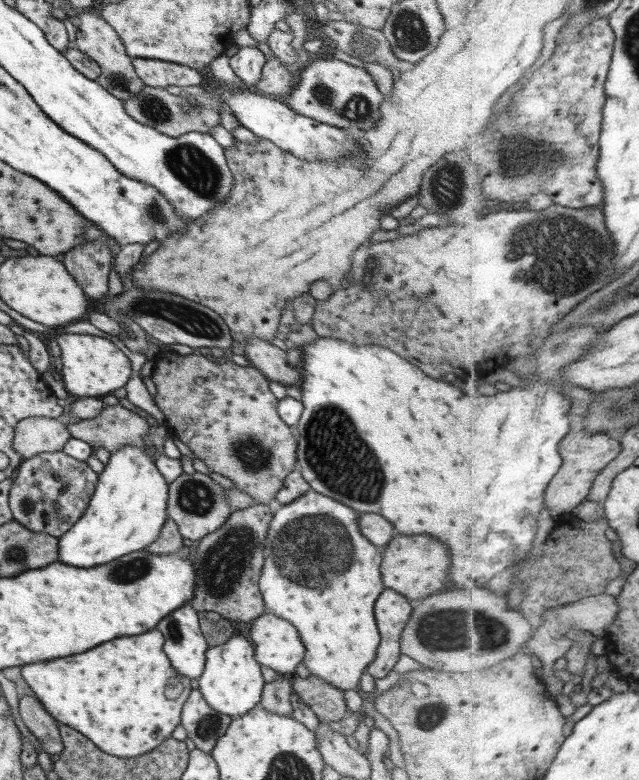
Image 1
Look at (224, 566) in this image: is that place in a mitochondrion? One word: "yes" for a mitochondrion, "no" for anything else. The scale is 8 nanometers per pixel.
yes

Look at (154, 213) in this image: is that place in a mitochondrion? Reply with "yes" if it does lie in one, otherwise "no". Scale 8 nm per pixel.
yes

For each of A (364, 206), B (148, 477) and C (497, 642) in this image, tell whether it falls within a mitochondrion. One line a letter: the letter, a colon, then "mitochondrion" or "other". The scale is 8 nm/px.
A: other
B: other
C: mitochondrion

